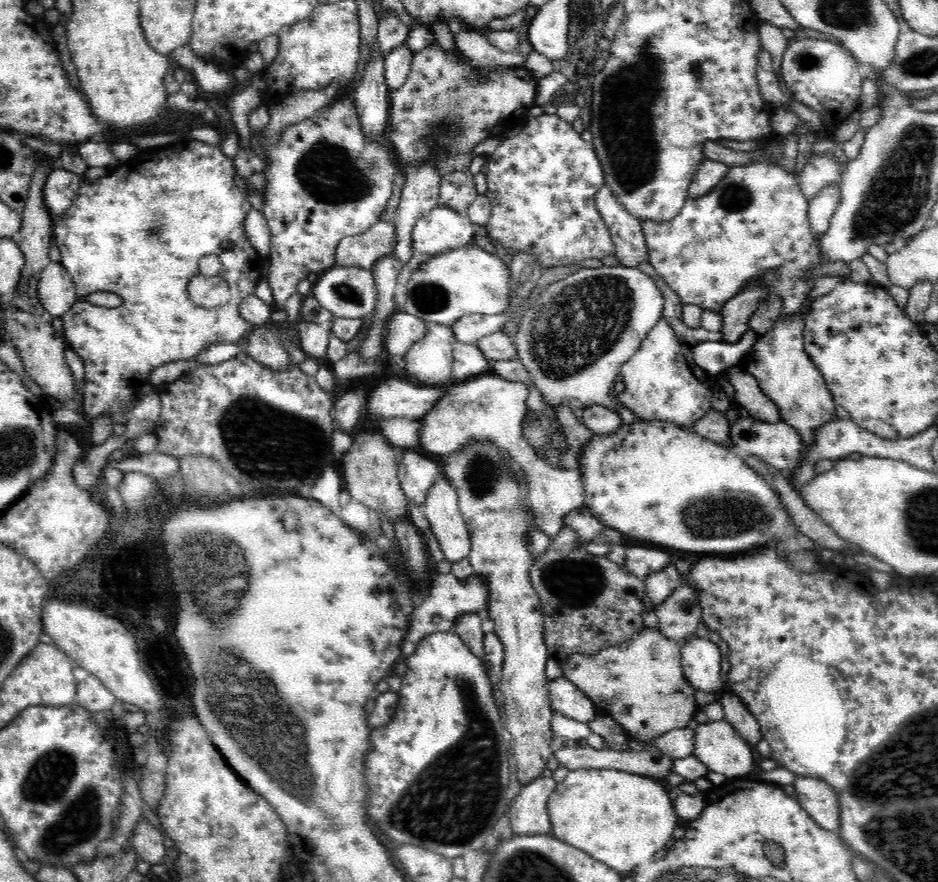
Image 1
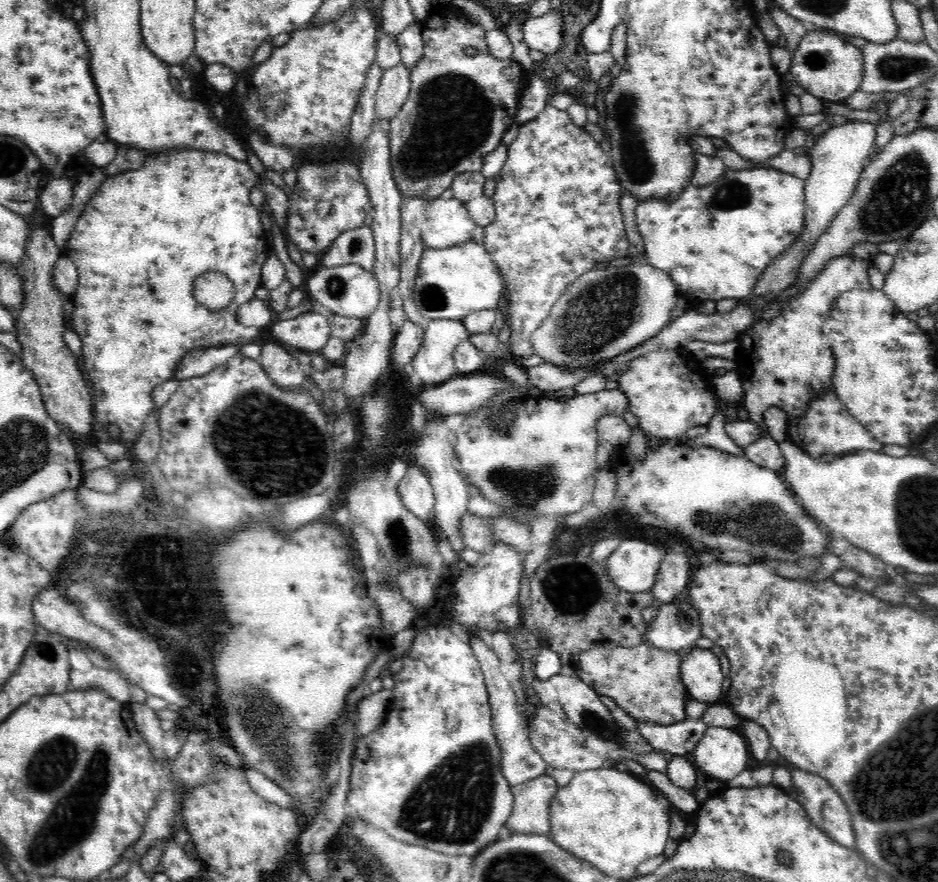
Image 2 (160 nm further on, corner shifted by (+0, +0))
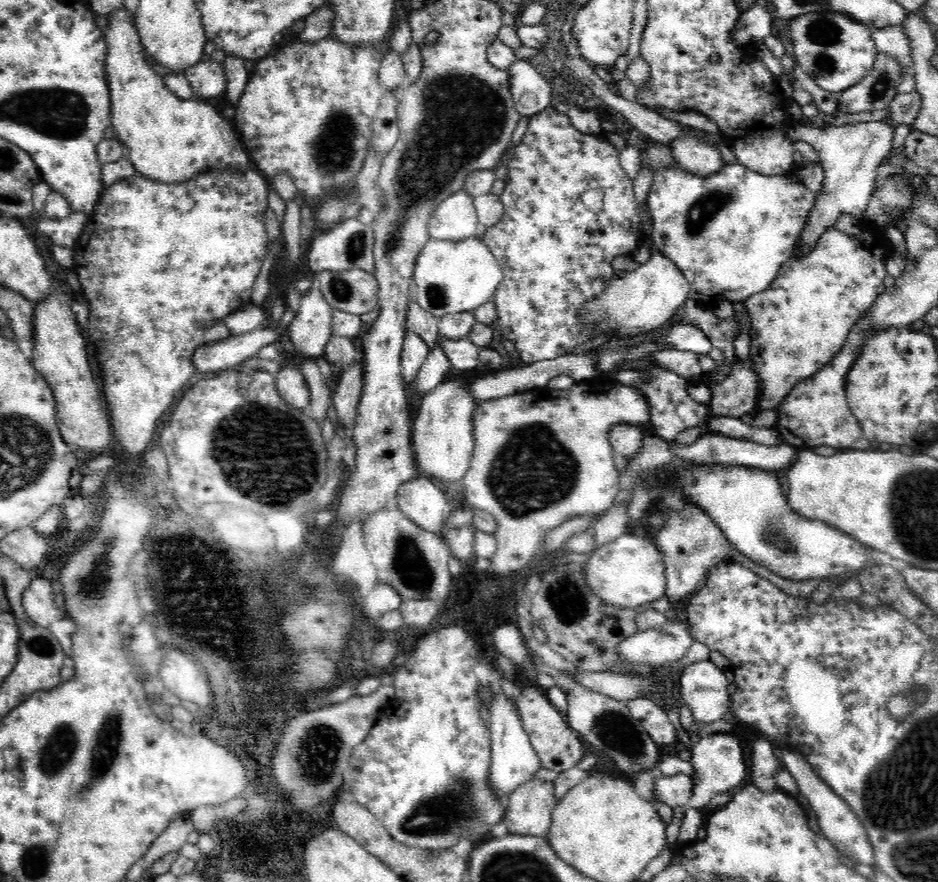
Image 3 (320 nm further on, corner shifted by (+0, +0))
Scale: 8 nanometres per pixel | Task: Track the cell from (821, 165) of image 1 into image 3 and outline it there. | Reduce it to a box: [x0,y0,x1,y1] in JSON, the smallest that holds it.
[787,120,894,255]

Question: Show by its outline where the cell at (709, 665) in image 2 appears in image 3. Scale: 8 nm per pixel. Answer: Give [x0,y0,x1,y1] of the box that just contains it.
[679,659,732,724]

